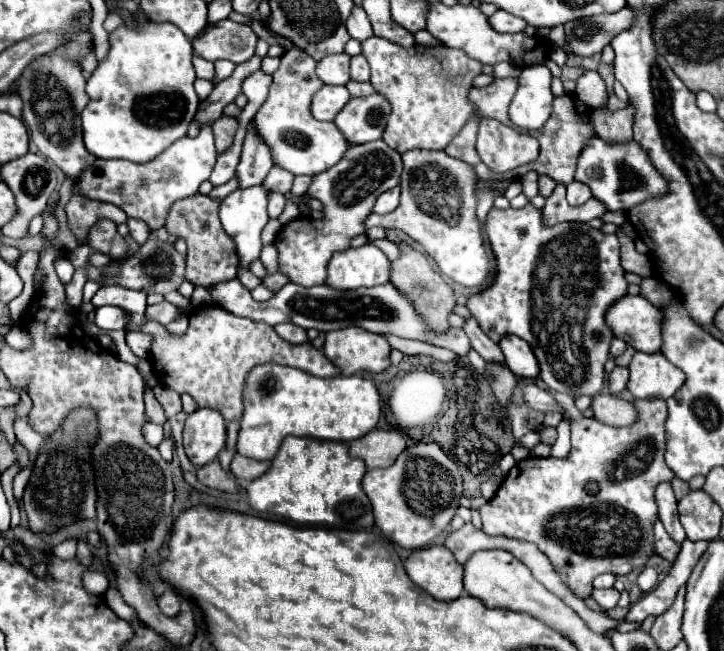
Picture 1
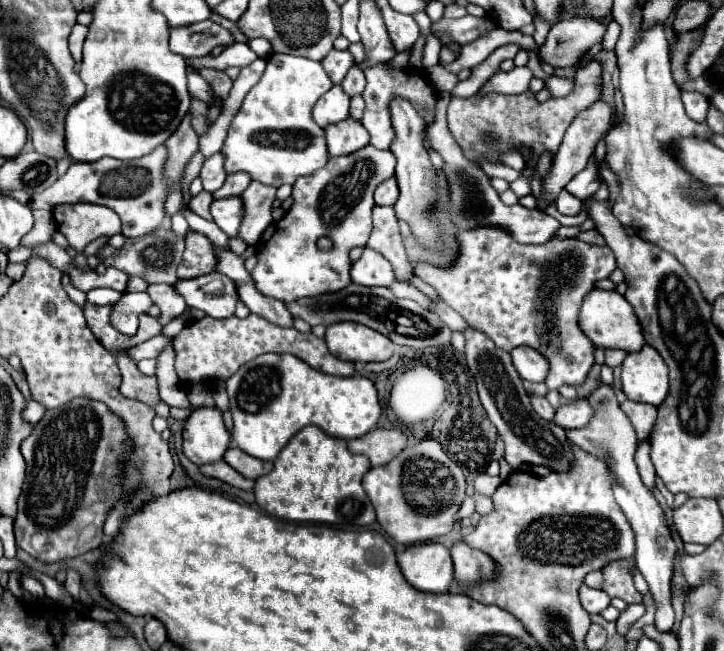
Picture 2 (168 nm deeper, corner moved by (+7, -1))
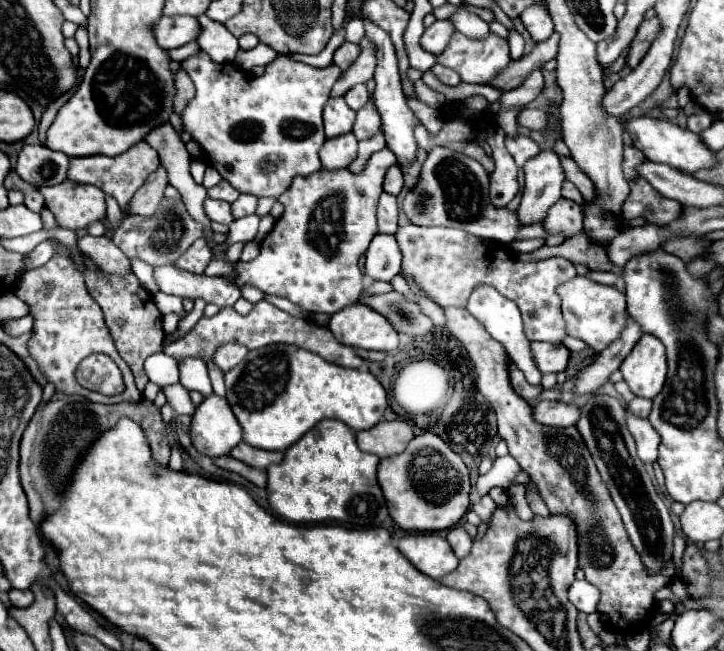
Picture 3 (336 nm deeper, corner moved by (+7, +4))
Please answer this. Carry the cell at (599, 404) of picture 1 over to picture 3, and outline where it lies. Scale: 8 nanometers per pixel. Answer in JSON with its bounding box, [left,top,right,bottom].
[534,400,580,428]

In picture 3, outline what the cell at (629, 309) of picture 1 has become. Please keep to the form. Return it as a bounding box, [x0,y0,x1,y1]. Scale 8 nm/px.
[556,276,628,354]

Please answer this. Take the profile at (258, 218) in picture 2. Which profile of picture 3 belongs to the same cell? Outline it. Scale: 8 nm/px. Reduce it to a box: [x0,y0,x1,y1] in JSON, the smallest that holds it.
[232,194,258,220]

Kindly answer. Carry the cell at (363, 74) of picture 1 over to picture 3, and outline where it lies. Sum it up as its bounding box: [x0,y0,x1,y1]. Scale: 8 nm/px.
[344,84,368,110]

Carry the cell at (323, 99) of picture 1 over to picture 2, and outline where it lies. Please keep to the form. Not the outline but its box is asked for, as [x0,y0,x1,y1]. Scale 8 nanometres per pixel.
[314,85,350,129]

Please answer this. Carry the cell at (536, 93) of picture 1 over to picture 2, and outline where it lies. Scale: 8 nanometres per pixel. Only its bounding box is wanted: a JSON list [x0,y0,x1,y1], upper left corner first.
[480,67,532,95]

